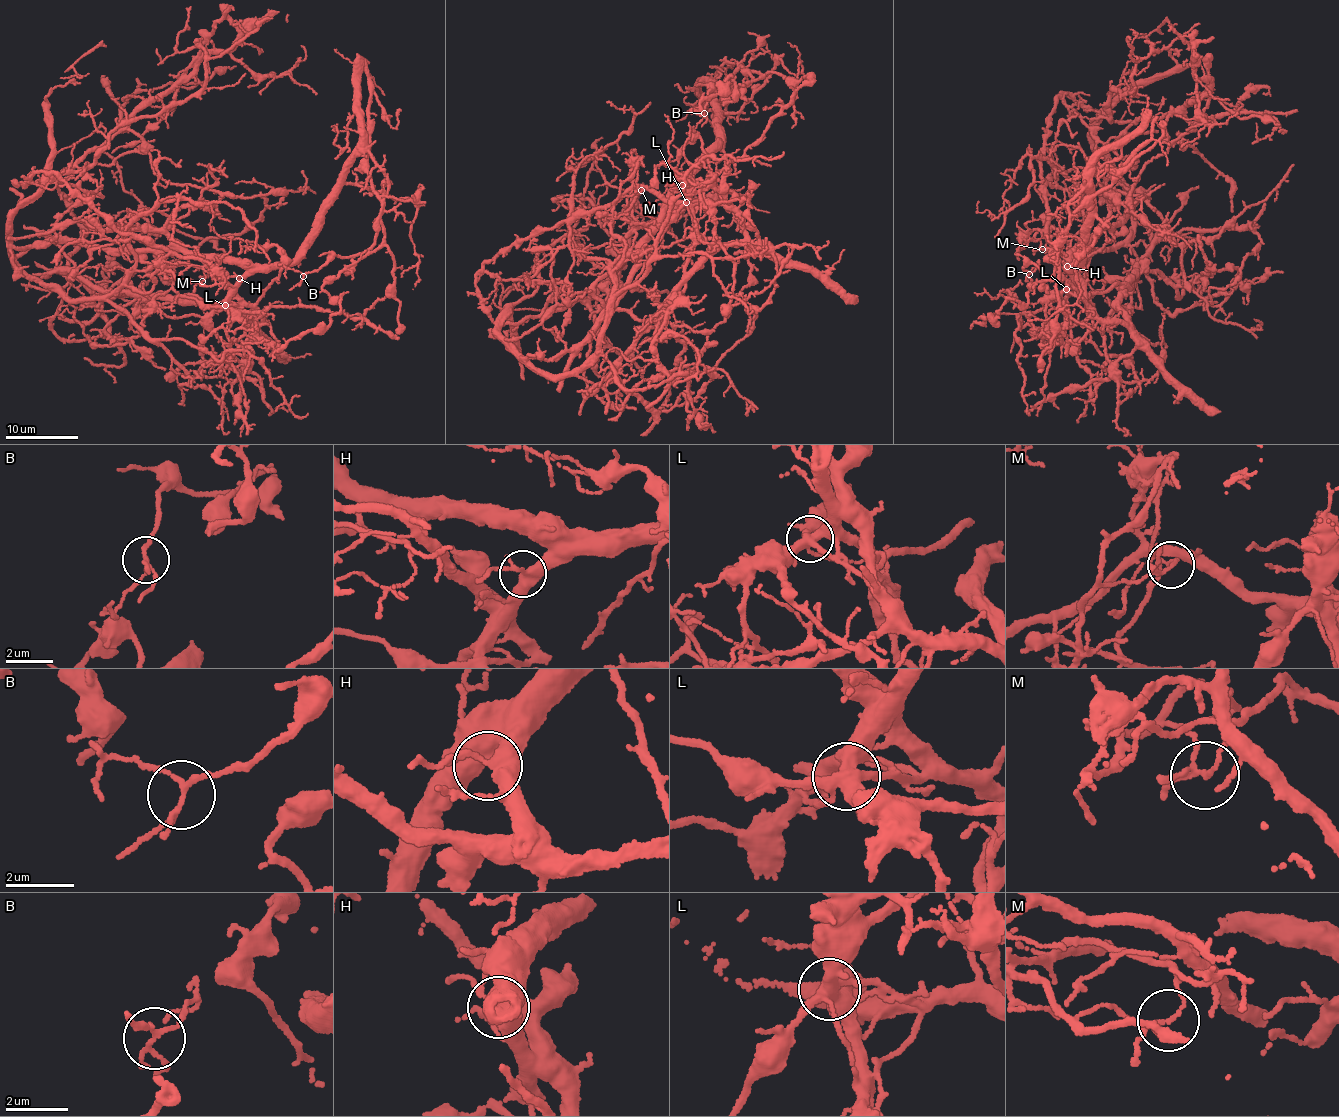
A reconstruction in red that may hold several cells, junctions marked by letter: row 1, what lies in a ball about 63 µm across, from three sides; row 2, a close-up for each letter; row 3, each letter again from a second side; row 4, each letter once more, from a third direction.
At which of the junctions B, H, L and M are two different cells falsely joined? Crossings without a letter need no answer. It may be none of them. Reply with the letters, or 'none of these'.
L, M

